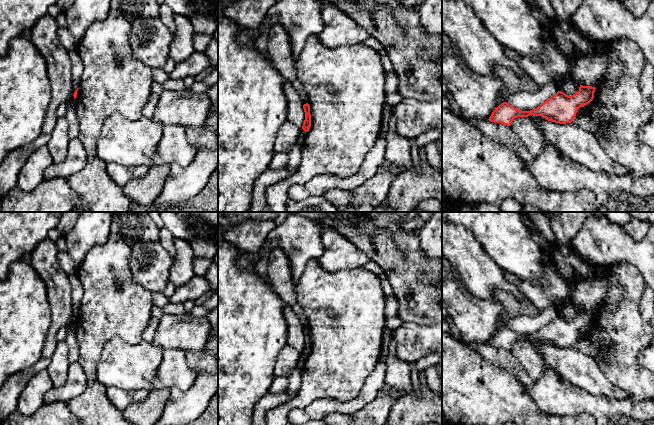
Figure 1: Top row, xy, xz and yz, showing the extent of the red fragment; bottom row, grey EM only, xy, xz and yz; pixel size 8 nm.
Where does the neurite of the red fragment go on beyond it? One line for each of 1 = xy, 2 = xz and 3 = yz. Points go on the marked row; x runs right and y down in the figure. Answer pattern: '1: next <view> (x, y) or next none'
1: next xy (77, 67)
2: next xz (302, 135)
3: next yz (588, 71)

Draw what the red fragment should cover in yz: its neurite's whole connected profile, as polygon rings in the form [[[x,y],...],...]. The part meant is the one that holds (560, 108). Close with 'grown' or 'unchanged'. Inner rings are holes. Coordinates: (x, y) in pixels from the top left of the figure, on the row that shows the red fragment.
[[[595,54],[573,60],[571,74],[580,84],[579,90],[575,94],[568,96],[564,92],[558,91],[530,111],[522,111],[503,102],[492,112],[488,120],[511,126],[515,118],[533,115],[559,124],[571,123],[578,109],[593,100],[595,89],[603,80],[608,67],[609,60],[606,54]]]; grown

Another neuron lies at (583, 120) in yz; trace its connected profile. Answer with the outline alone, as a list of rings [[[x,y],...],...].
[[[589,104],[581,106],[571,123],[594,136],[602,136],[603,138],[607,138],[607,130],[603,126],[600,126],[592,118],[592,116],[588,113],[588,108]]]

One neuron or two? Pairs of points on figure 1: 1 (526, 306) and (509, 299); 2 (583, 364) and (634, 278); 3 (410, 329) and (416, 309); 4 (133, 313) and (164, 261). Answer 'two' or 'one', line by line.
1: one
2: two
3: two
4: two

